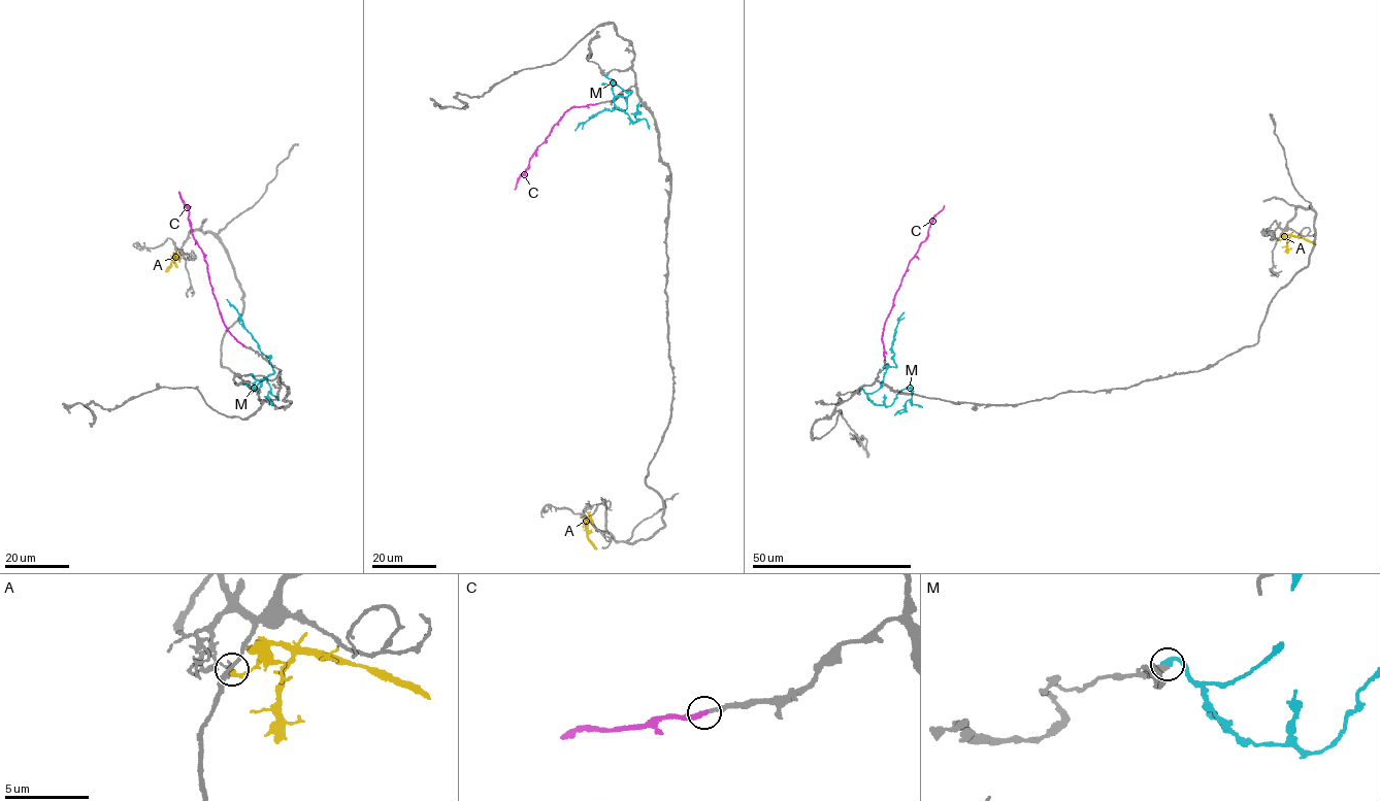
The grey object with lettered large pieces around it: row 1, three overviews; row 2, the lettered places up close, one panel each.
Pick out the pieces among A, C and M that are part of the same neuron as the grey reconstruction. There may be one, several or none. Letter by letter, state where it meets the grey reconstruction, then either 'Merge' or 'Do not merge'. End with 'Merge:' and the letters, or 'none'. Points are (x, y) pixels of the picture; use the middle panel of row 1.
A: Touches grey at (588, 512). Do not merge
C: Touches grey at (597, 103). Merge
M: Touches grey at (605, 75). Do not merge
Merge: C

